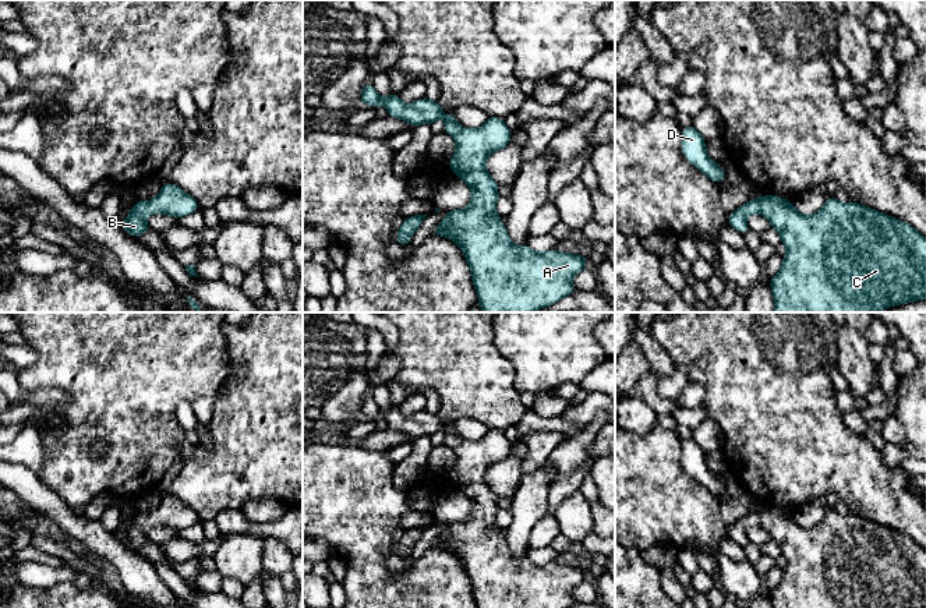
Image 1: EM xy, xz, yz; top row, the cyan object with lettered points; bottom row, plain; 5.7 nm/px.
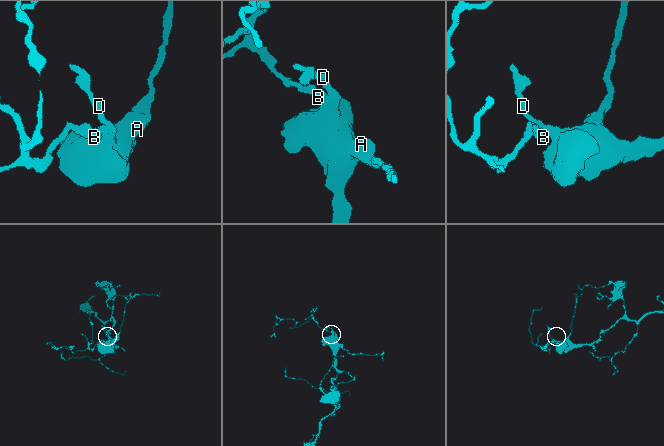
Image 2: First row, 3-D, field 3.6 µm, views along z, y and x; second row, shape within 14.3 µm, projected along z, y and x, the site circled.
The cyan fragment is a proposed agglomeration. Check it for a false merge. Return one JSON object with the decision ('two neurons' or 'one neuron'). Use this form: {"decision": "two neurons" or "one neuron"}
{"decision": "one neuron"}

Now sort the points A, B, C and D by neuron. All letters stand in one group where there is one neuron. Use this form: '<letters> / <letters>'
A B C D

